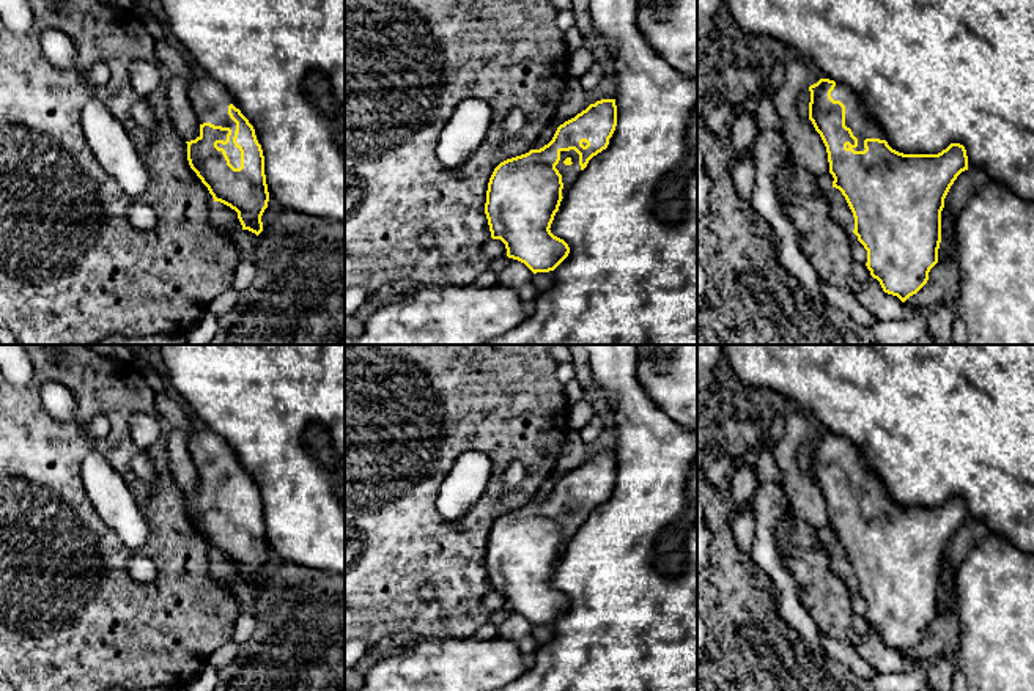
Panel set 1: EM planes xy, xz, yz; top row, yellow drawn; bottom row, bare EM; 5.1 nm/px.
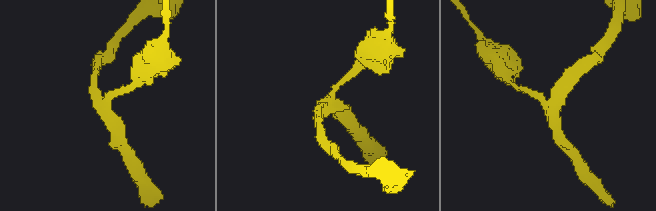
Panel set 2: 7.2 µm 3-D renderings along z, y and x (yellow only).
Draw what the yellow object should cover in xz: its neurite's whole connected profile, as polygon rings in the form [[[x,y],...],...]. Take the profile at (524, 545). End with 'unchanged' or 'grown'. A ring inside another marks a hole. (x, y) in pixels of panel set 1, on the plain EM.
[[[615,452],[596,453],[560,477],[543,501],[507,512],[494,521],[488,535],[485,567],[491,590],[505,597],[508,611],[524,615],[537,626],[554,623],[568,609],[568,597],[551,586],[551,576],[573,534],[593,508],[607,501],[615,479]]] | grown

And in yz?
[[[820,431],[809,439],[809,444],[809,472],[826,499],[829,526],[834,530],[833,540],[842,545],[853,565],[853,586],[867,603],[866,619],[884,645],[905,655],[927,636],[930,622],[938,615],[941,564],[951,538],[962,524],[968,523],[966,502],[960,496],[951,496],[938,507],[899,505],[888,497],[881,480],[869,469],[859,449],[851,441],[840,434]]] | grown

